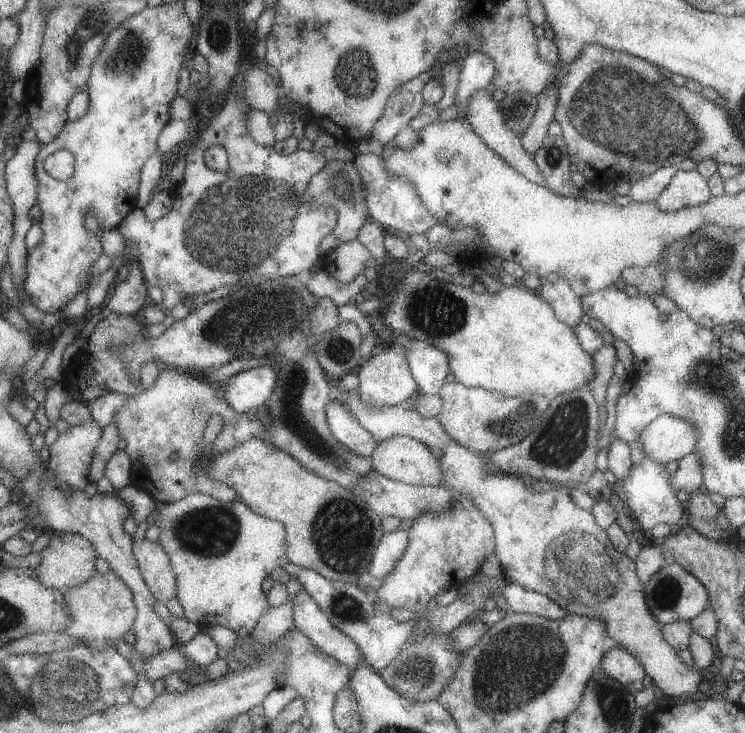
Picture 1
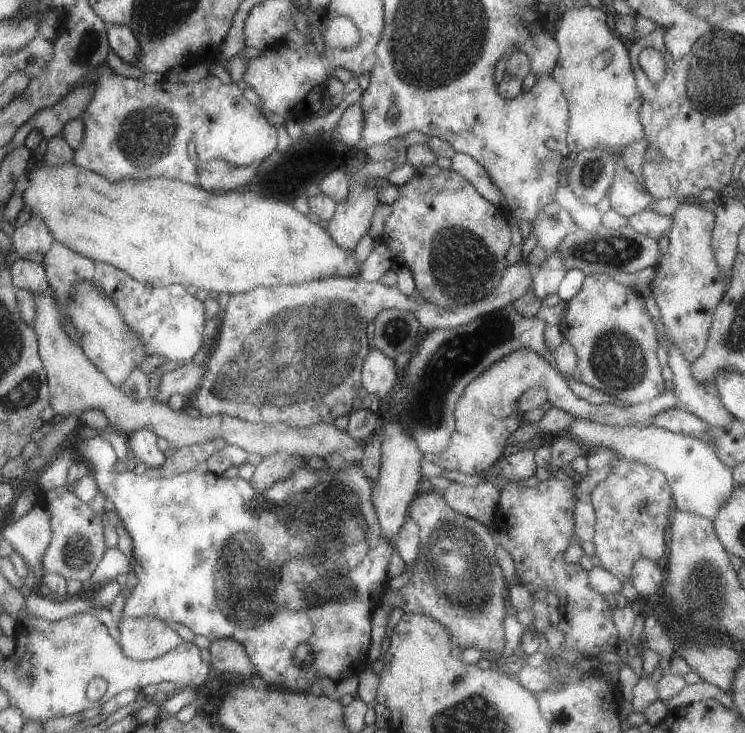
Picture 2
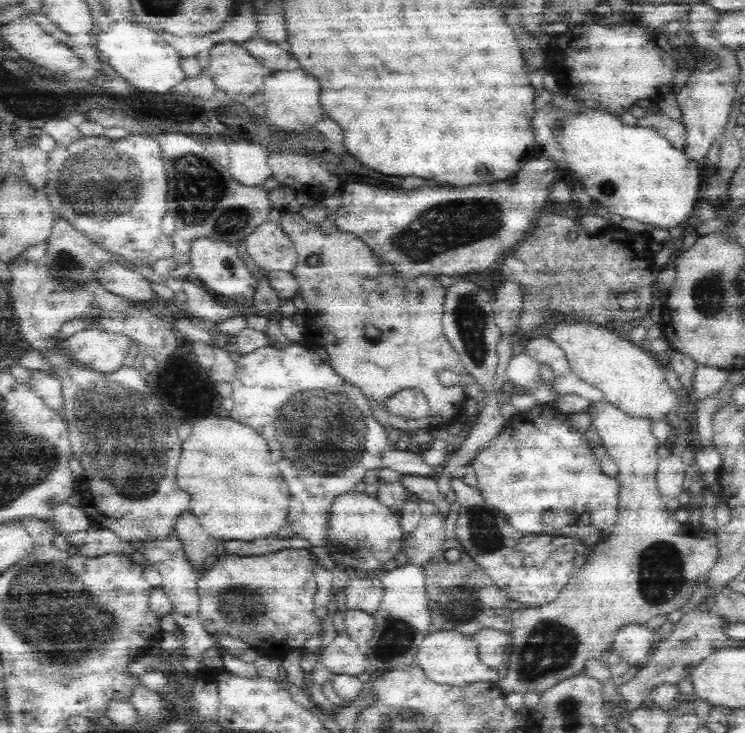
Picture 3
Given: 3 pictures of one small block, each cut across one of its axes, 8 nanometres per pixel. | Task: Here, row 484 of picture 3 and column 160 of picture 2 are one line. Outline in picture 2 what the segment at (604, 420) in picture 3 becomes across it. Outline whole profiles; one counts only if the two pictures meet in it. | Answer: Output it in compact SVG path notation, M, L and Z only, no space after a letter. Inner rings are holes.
M121 617L118 630L119 644L132 659L155 660L183 642L182 634L157 617Z

